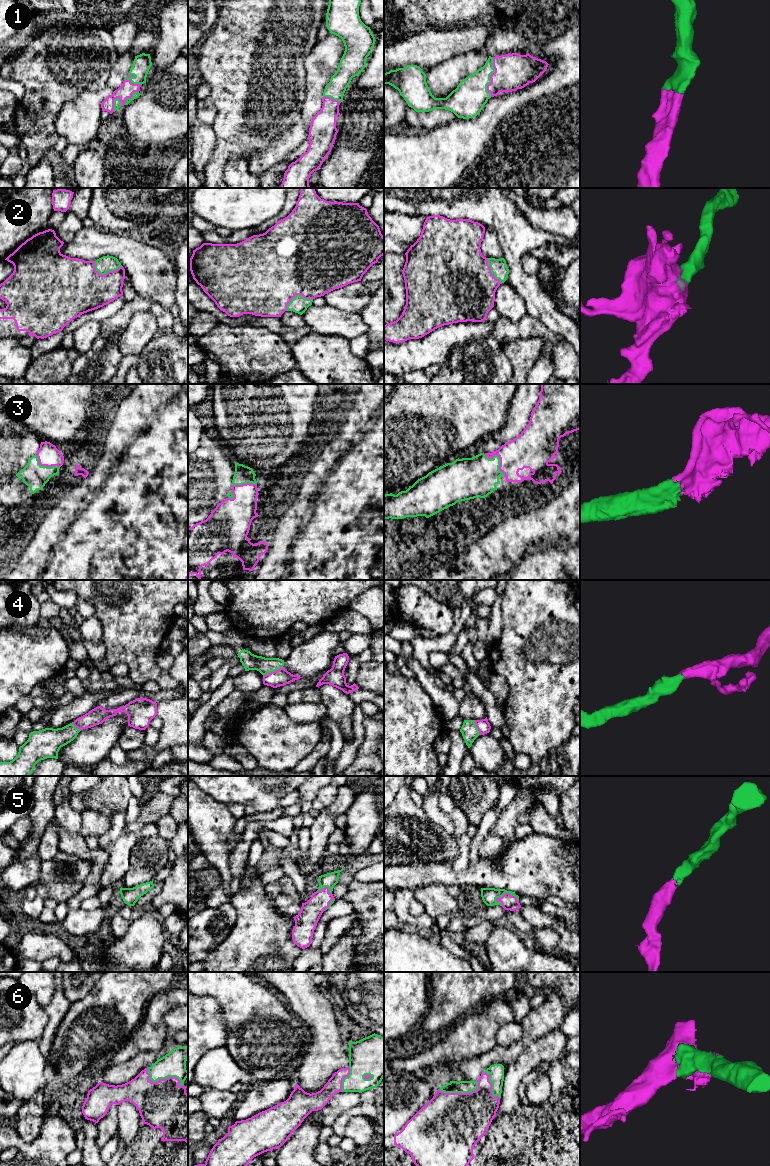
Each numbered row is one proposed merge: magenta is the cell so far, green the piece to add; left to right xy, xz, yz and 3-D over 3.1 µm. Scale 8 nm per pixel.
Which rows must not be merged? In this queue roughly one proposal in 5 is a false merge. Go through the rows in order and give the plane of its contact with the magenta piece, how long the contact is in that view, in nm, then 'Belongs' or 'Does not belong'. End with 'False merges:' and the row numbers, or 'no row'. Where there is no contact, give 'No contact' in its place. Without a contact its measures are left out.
1: Touches magenta in yz. Shared border 320 nm. Belongs
2: Touches magenta in xy. Shared border 240 nm. Belongs
3: Touches magenta in yz. Shared border 240 nm. Belongs
4: Touches magenta in xz. Shared border 180 nm. Belongs
5: Touches magenta in yz. Shared border 190 nm. Belongs
6: Touches magenta in xy. Shared border 320 nm. Belongs
False merges: no row

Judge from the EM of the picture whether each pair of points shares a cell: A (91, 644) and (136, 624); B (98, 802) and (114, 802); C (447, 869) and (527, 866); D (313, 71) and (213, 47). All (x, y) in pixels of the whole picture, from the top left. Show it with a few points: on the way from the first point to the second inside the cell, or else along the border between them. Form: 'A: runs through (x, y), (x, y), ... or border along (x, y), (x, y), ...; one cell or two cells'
A: border along (102, 639), (105, 657), (96, 662); two cells
B: runs through (102, 802), (110, 802); one cell
C: runs through (467, 877), (507, 877); one cell
D: border along (313, 47), (304, 59), (305, 93); two cells

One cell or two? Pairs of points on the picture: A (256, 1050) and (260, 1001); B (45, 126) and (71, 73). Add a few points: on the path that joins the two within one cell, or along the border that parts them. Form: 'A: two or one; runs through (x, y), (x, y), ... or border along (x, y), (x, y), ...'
A: one; runs through (260, 1038), (260, 1013)
B: one; runs through (45, 113), (48, 97), (59, 86)

